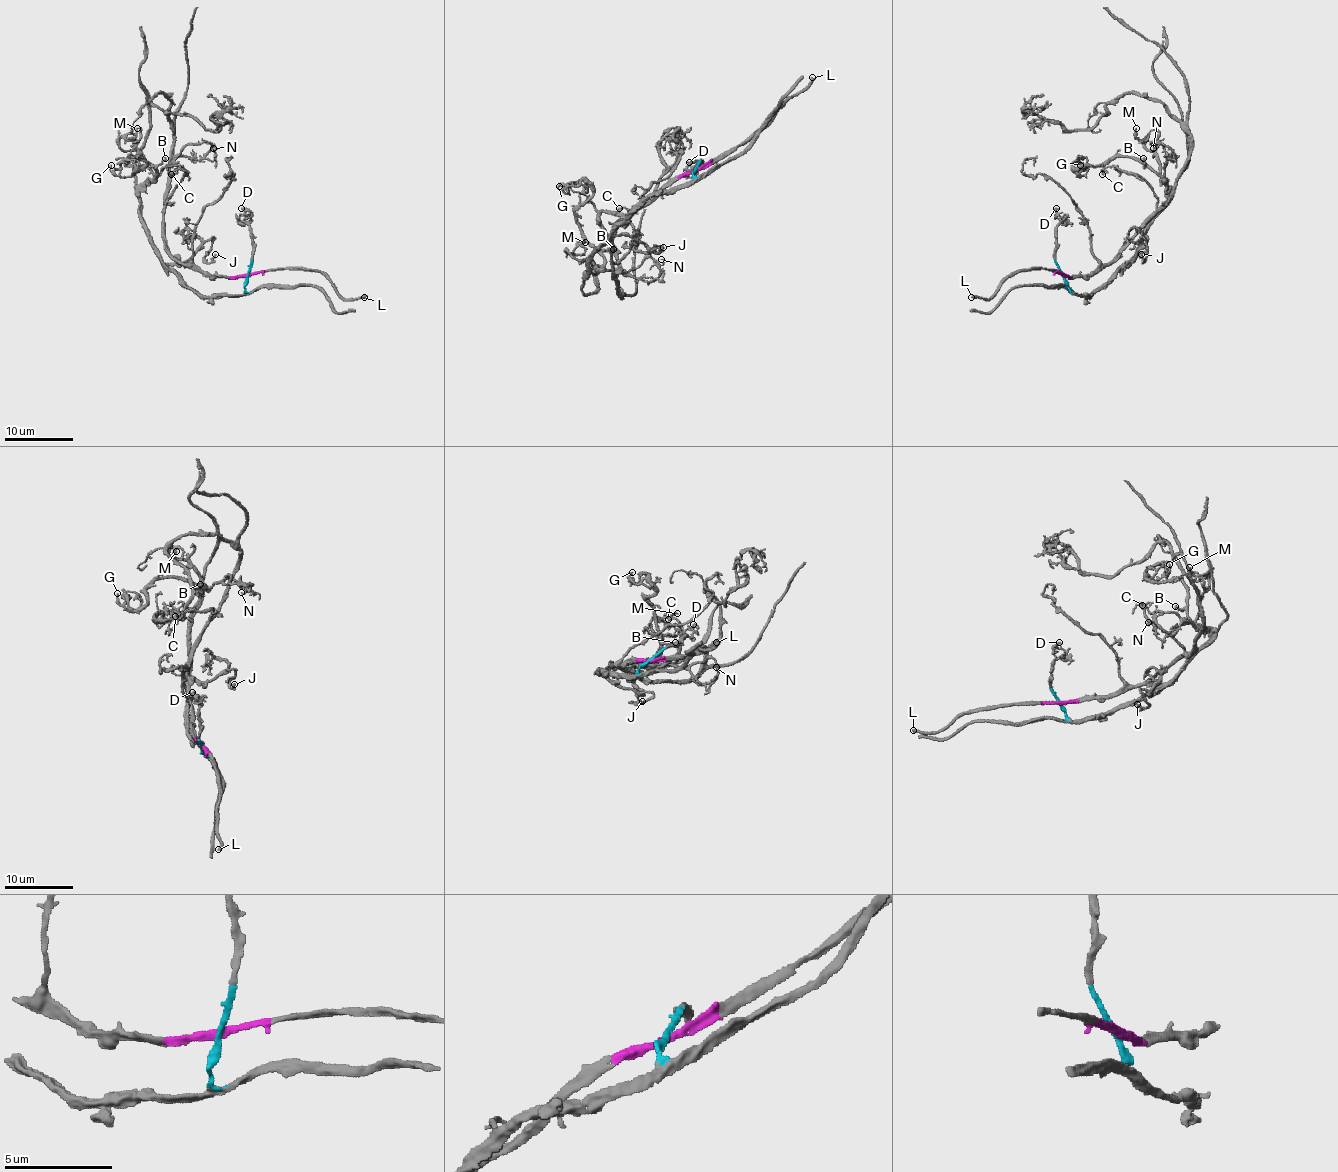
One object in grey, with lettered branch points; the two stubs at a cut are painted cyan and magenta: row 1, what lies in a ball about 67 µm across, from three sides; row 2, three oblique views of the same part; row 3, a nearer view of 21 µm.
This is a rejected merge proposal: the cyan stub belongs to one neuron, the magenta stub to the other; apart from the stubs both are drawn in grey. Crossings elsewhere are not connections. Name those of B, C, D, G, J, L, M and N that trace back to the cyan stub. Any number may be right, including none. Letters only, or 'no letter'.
B, D, G, J, M, N

